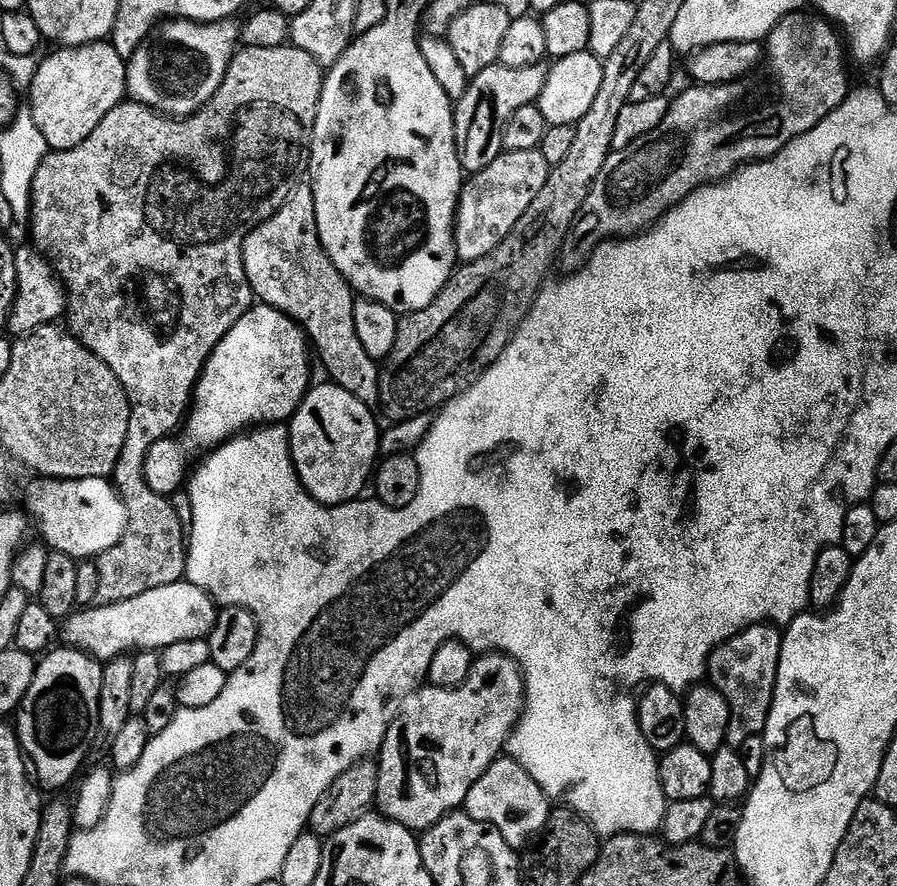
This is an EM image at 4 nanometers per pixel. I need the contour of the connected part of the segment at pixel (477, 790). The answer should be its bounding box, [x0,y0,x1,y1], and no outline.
[462,758,550,850]

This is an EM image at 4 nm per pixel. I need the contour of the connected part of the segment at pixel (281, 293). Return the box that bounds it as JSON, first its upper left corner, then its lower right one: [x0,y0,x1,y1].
[244,179,381,405]

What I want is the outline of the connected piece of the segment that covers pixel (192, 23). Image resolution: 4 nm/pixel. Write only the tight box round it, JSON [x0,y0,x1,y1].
[127,20,204,118]

